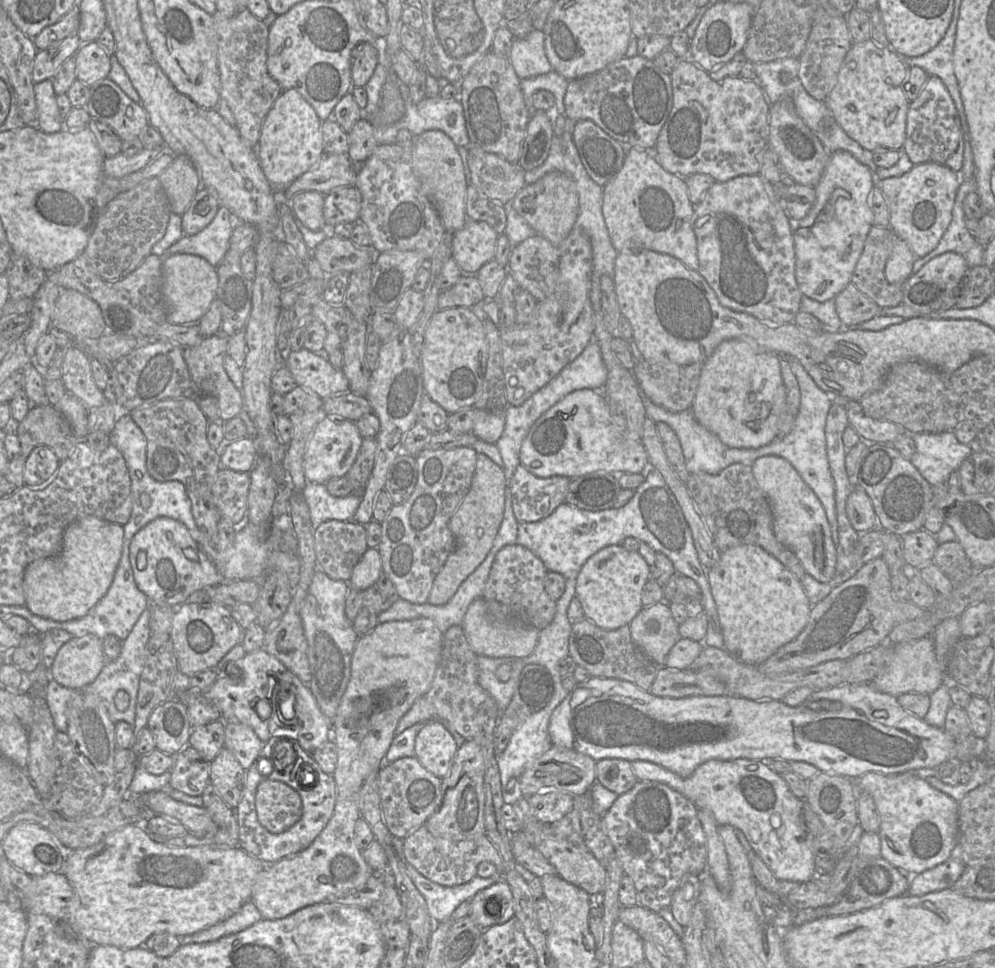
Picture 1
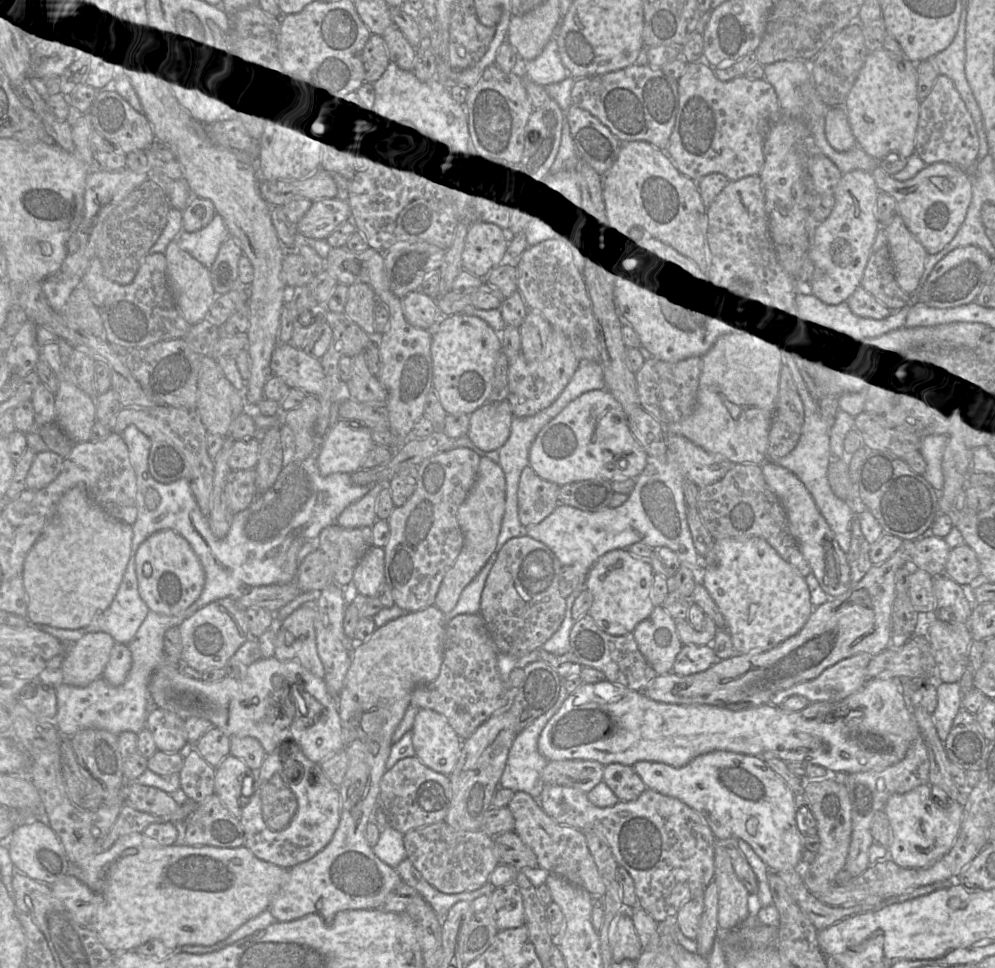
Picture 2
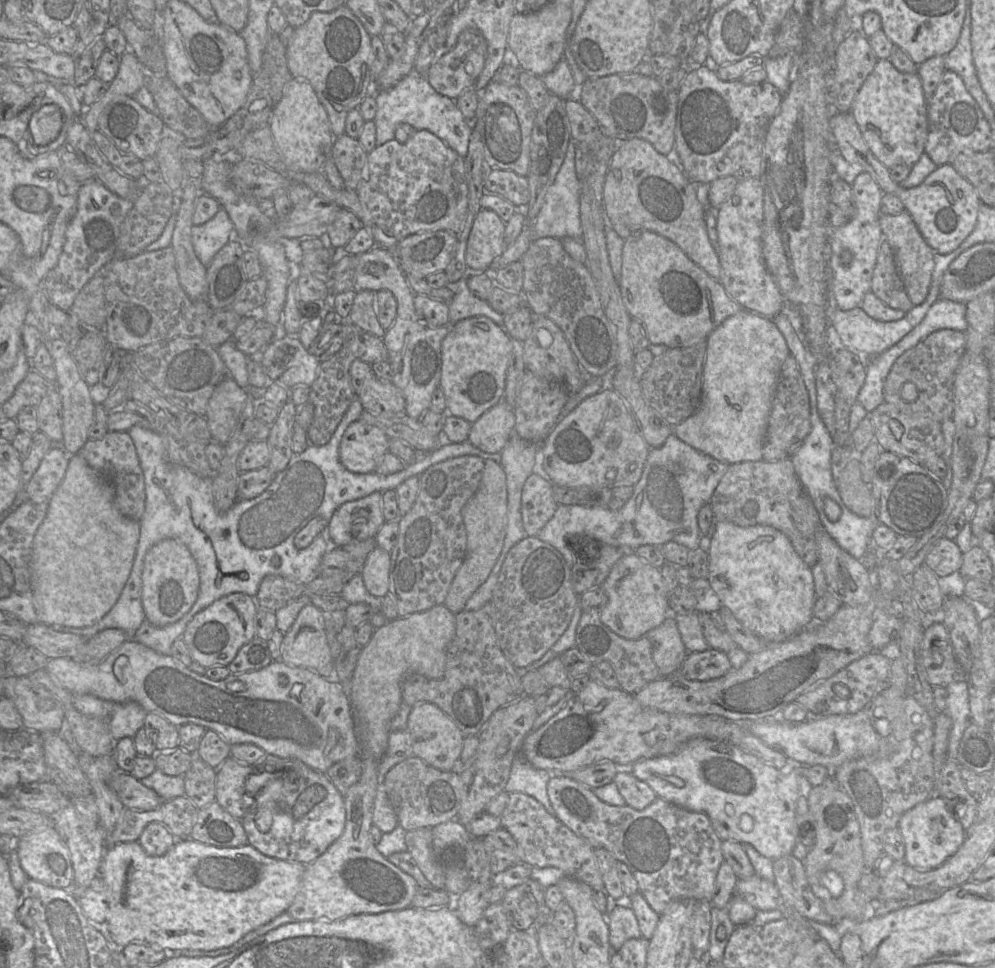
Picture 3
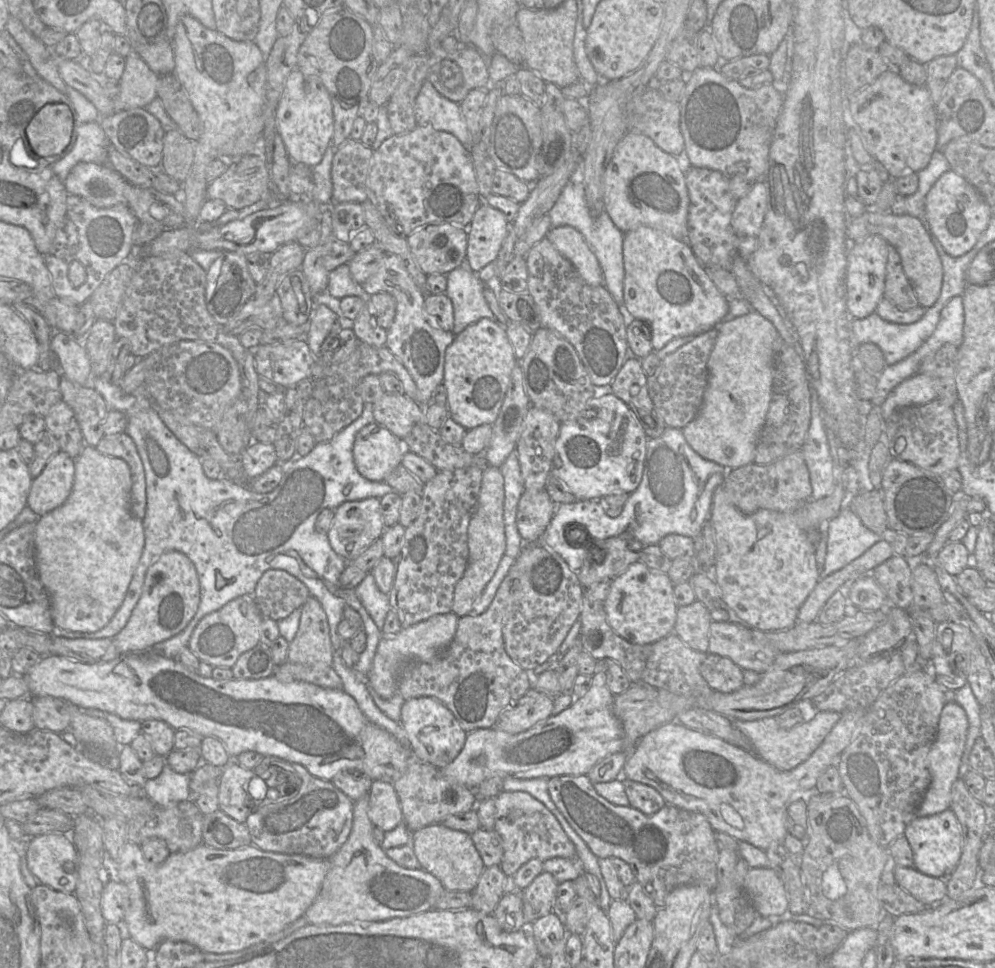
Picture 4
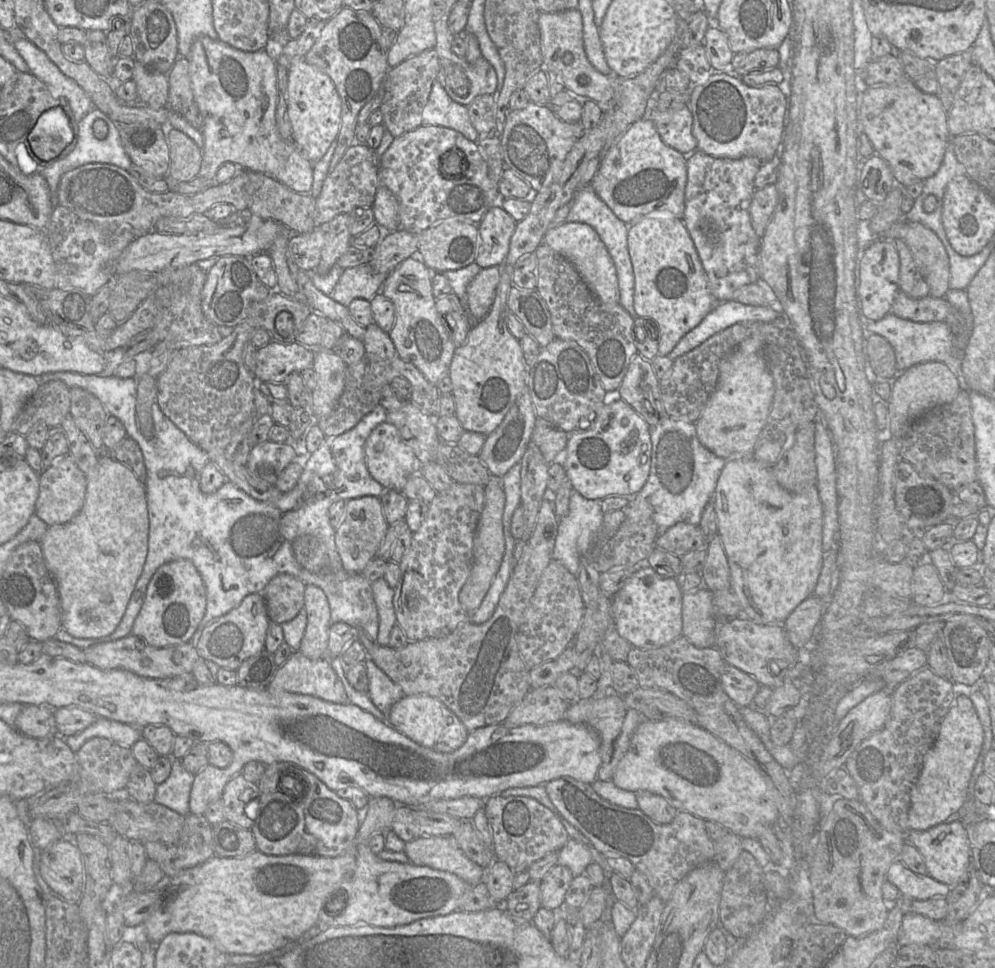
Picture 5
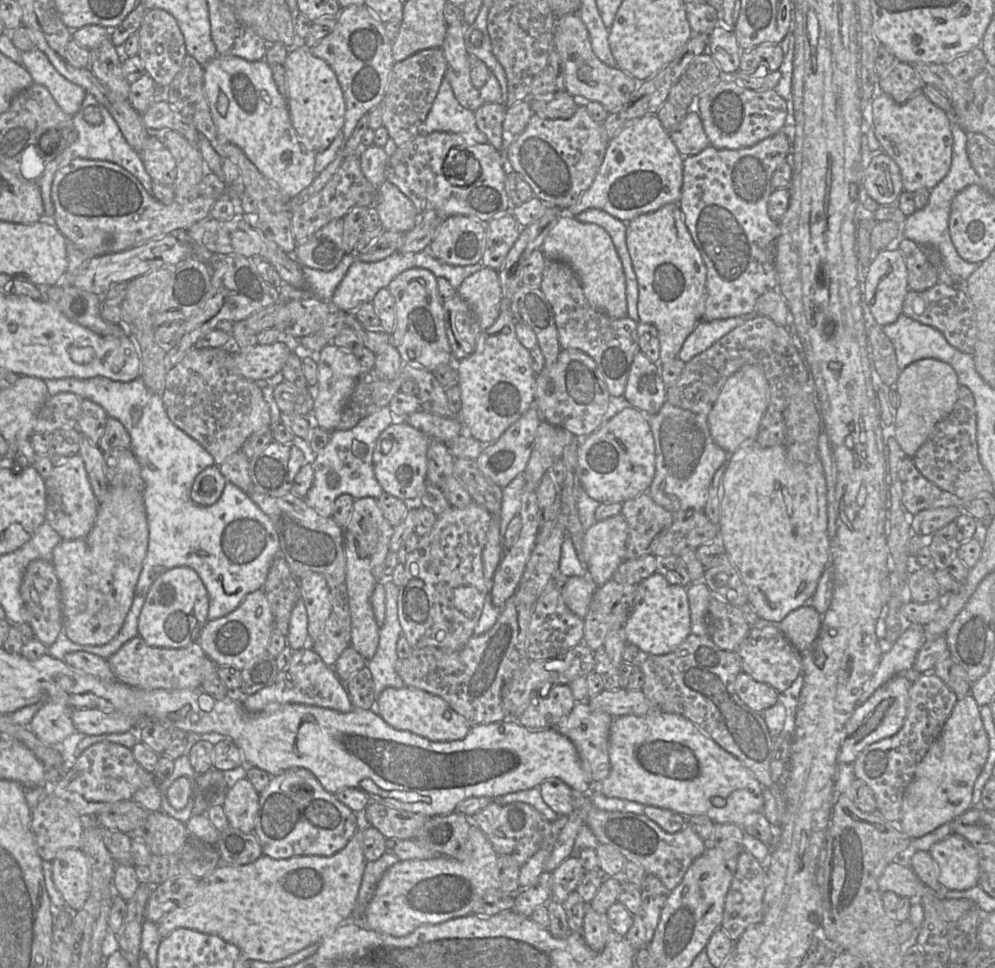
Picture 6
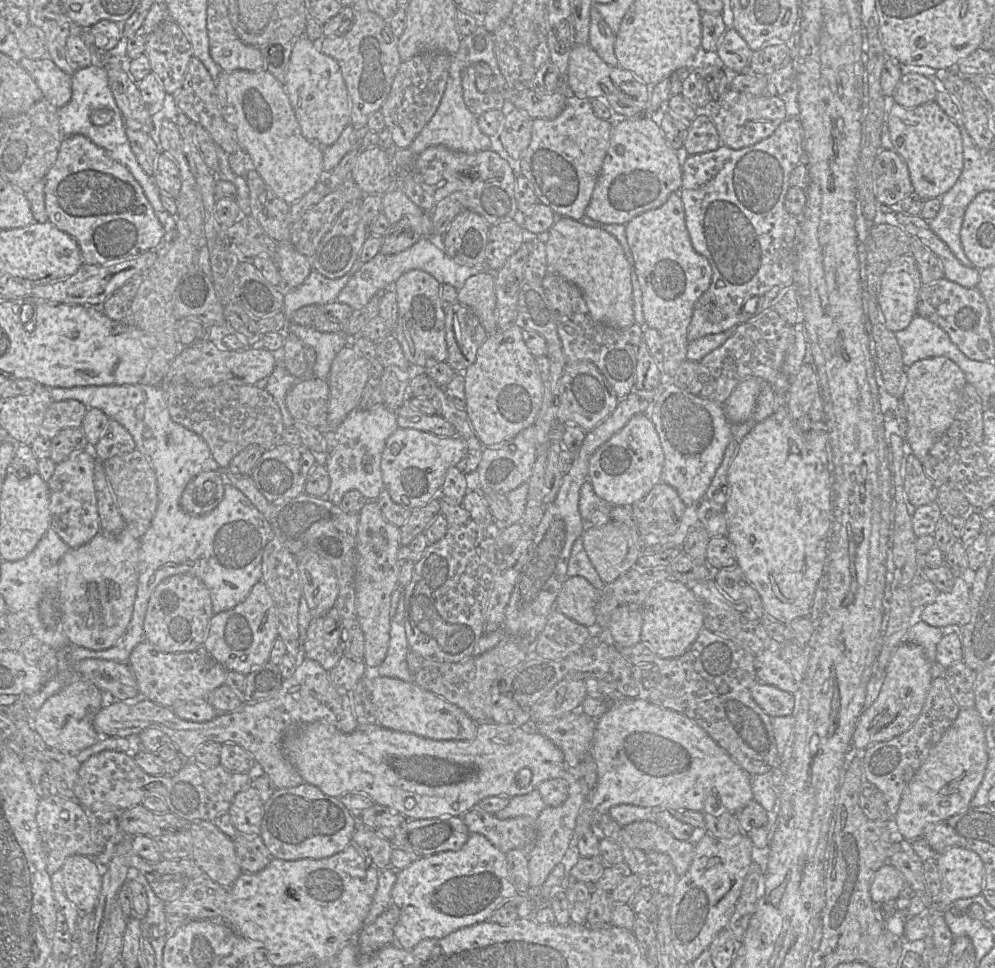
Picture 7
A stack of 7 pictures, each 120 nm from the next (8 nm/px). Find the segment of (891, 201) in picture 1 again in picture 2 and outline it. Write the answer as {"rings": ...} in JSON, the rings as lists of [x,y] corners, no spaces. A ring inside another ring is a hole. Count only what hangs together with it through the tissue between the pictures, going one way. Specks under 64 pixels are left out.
{"rings":[[[936,162],[926,165],[915,176],[897,181],[880,166],[871,172],[880,192],[891,195],[909,231],[920,241],[928,254],[942,250],[956,235],[963,223],[972,199],[970,176],[959,167]]]}

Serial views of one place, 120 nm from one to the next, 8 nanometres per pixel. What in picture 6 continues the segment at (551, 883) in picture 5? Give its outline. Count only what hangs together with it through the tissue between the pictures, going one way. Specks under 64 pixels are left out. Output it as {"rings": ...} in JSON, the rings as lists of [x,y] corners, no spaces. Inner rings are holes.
{"rings":[[[571,856],[553,872],[552,899],[563,903],[582,882],[587,873],[579,856]]]}

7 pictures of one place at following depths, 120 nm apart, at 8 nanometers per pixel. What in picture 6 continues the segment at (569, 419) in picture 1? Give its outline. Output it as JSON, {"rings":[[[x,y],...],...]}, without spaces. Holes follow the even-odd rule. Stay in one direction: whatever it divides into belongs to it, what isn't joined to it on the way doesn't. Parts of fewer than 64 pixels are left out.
{"rings":[[[634,407],[624,408],[582,439],[578,448],[580,483],[588,495],[600,503],[624,503],[647,493],[656,473],[656,447],[646,415]]]}

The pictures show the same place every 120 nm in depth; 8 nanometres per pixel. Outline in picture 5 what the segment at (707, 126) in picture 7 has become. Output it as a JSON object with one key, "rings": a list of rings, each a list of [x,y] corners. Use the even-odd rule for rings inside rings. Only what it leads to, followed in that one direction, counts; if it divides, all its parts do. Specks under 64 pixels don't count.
{"rings":[[[654,96],[642,118],[652,121],[662,141],[678,152],[688,154],[698,149],[692,133],[693,117],[688,107],[661,111],[656,108]]]}

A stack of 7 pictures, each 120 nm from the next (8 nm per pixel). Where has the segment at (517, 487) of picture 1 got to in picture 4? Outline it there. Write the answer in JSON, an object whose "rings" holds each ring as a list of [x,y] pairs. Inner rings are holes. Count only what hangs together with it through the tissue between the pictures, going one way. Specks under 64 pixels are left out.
{"rings":[[[546,489],[525,490],[519,500],[516,516],[523,543],[541,540],[555,512],[556,503],[552,501]]]}

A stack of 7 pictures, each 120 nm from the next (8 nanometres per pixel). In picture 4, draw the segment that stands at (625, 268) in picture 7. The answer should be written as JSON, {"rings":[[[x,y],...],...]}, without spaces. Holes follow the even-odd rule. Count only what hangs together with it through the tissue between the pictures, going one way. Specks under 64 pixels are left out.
{"rings":[[[571,226],[551,228],[546,238],[571,262],[588,285],[603,285],[603,273],[598,260],[578,230]]]}

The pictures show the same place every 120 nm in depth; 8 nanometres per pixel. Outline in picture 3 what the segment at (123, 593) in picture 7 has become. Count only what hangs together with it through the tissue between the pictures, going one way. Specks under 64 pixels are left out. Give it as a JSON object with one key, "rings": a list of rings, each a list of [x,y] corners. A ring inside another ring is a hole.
{"rings":[[[78,453],[71,455],[65,476],[48,502],[47,514],[32,543],[31,588],[38,623],[87,627],[100,620],[116,603],[131,572],[140,524],[123,515],[114,499],[112,480],[91,468]]]}

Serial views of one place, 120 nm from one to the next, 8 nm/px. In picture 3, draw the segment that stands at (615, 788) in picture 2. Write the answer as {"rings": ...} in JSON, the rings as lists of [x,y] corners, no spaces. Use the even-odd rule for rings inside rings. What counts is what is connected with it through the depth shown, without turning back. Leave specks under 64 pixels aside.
{"rings":[[[620,767],[613,783],[616,784],[626,804],[635,810],[645,809],[657,798],[655,792],[645,782]]]}

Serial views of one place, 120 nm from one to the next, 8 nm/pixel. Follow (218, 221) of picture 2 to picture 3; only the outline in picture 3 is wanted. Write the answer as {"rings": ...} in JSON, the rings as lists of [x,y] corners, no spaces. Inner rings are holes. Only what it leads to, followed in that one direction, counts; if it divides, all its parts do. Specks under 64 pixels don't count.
{"rings":[[[223,208],[210,221],[193,225],[191,229],[194,252],[205,267],[209,266],[214,256],[234,237],[234,224]]]}

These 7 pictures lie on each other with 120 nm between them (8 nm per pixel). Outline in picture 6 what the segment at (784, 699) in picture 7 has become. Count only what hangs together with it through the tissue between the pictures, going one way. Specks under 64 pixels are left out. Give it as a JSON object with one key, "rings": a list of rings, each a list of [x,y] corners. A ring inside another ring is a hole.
{"rings":[[[743,671],[737,676],[734,687],[739,698],[756,712],[762,713],[778,702],[779,693],[773,687],[757,682]]]}

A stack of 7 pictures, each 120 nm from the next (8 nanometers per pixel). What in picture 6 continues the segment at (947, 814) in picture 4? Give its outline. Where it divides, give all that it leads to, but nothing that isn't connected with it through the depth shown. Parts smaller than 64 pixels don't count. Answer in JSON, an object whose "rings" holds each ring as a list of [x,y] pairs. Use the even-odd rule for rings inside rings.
{"rings":[[[950,834],[929,850],[938,870],[938,882],[947,890],[964,891],[978,885],[979,860],[975,848],[962,836]]]}

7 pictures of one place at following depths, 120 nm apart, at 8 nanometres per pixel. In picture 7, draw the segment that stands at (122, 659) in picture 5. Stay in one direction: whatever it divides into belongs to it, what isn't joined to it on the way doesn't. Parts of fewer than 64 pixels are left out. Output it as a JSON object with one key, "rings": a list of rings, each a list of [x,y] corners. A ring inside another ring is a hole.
{"rings":[[[145,639],[133,648],[127,664],[135,675],[140,696],[168,708],[190,701],[209,700],[212,691],[226,681],[227,670],[204,646],[192,651],[164,652]]]}

